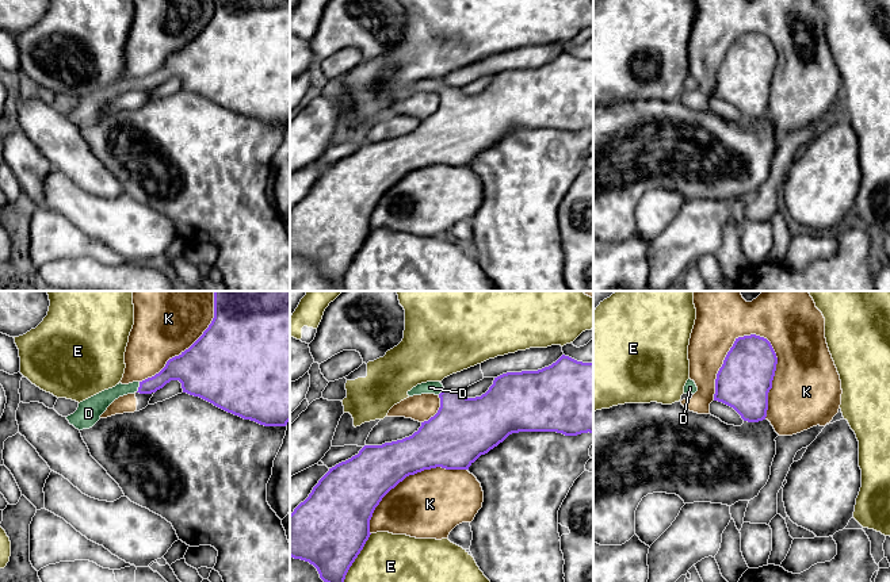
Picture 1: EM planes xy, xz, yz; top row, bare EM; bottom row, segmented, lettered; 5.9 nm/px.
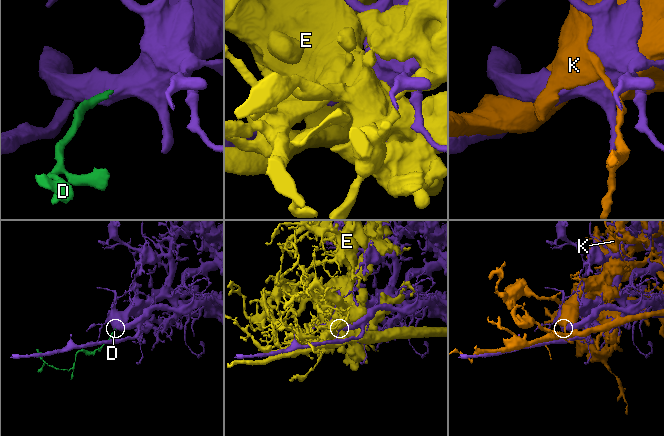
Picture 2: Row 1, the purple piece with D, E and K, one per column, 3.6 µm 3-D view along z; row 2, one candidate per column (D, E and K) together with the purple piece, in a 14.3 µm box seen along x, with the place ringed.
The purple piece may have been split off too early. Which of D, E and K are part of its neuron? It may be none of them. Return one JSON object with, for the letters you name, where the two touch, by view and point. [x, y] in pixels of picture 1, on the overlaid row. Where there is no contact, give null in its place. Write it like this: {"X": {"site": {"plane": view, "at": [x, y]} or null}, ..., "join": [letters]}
{"D": {"site": {"plane": "xy", "at": [138, 387]}}, "join": ["D"]}

